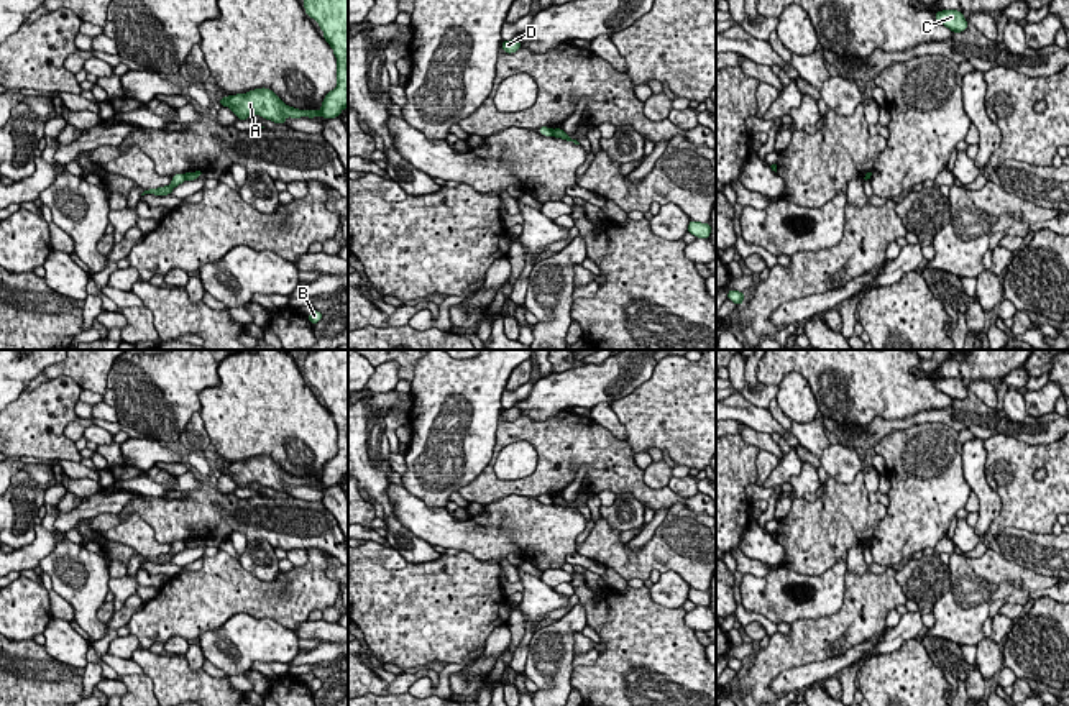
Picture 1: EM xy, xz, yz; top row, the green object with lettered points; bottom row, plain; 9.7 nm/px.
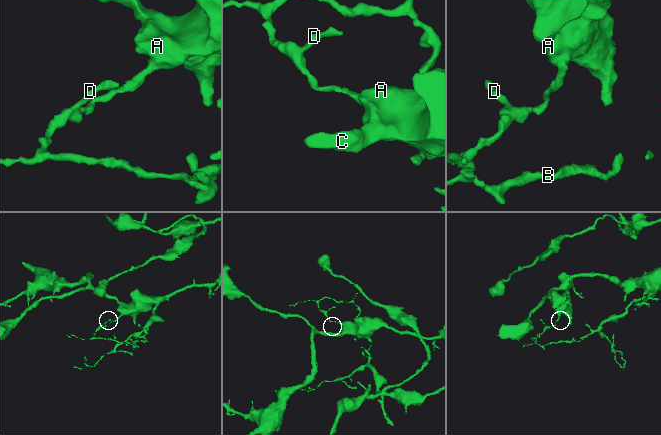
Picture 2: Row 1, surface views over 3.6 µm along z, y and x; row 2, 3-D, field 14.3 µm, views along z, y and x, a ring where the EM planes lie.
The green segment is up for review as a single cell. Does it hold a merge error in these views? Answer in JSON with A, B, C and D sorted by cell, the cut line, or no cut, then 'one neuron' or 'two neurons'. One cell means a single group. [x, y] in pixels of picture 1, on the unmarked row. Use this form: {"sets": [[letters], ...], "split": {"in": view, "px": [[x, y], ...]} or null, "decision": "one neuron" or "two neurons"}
{"sets": [["A", "C"], ["B", "D"]], "split": {"in": "xz", "px": [[552, 498], [554, 503]]}, "decision": "two neurons"}

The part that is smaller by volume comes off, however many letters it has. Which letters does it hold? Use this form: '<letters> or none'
B, D

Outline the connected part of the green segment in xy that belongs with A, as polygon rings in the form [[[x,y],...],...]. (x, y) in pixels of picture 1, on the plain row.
[[[315,350],[307,353],[304,378],[323,399],[325,409],[337,425],[337,455],[322,470],[320,478],[299,478],[286,473],[273,458],[261,455],[246,461],[218,466],[238,488],[250,483],[286,493],[286,486],[309,484],[335,486],[348,476],[348,350]]]

